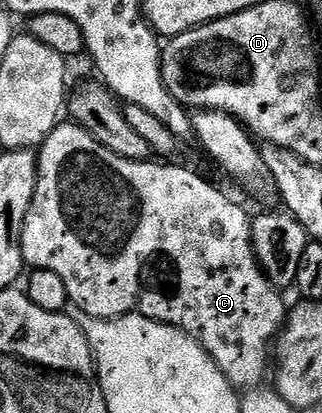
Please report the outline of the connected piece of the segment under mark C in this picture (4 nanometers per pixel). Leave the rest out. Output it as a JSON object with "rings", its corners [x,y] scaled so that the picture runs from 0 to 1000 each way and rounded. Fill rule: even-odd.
{"rings":[[[227,293],[196,295],[177,308],[161,324],[146,332],[130,346],[130,354],[115,358],[112,373],[118,378],[118,436],[112,438],[112,467],[99,477],[99,496],[87,506],[87,516],[75,525],[75,545],[68,547],[68,625],[78,644],[102,654],[158,654],[161,661],[174,661],[177,668],[199,680],[199,690],[208,692],[208,719],[214,731],[227,736],[233,746],[261,758],[273,758],[286,768],[301,772],[357,772],[376,763],[444,763],[463,772],[481,772],[500,782],[519,782],[534,787],[547,797],[559,797],[571,806],[584,806],[624,840],[649,855],[652,867],[671,874],[671,884],[683,893],[683,903],[696,903],[696,913],[708,913],[708,923],[742,949],[761,952],[780,944],[798,944],[807,927],[801,927],[801,908],[814,908],[826,896],[842,896],[845,889],[845,833],[860,823],[879,789],[882,789],[882,753],[876,763],[876,724],[860,695],[842,690],[832,680],[832,671],[814,656],[814,644],[795,632],[795,613],[783,603],[783,564],[776,562],[776,542],[783,538],[780,523],[764,523],[764,511],[739,492],[724,492],[696,465],[677,453],[661,453],[640,433],[624,433],[602,414],[587,414],[578,404],[537,404],[537,392],[528,390],[457,390],[438,395],[435,390],[410,390],[407,385],[388,385],[373,380],[360,370],[348,370],[348,361],[323,361],[323,351],[311,351],[311,341],[298,341],[298,332],[286,332],[286,322],[273,322],[258,308],[242,305]]]}

